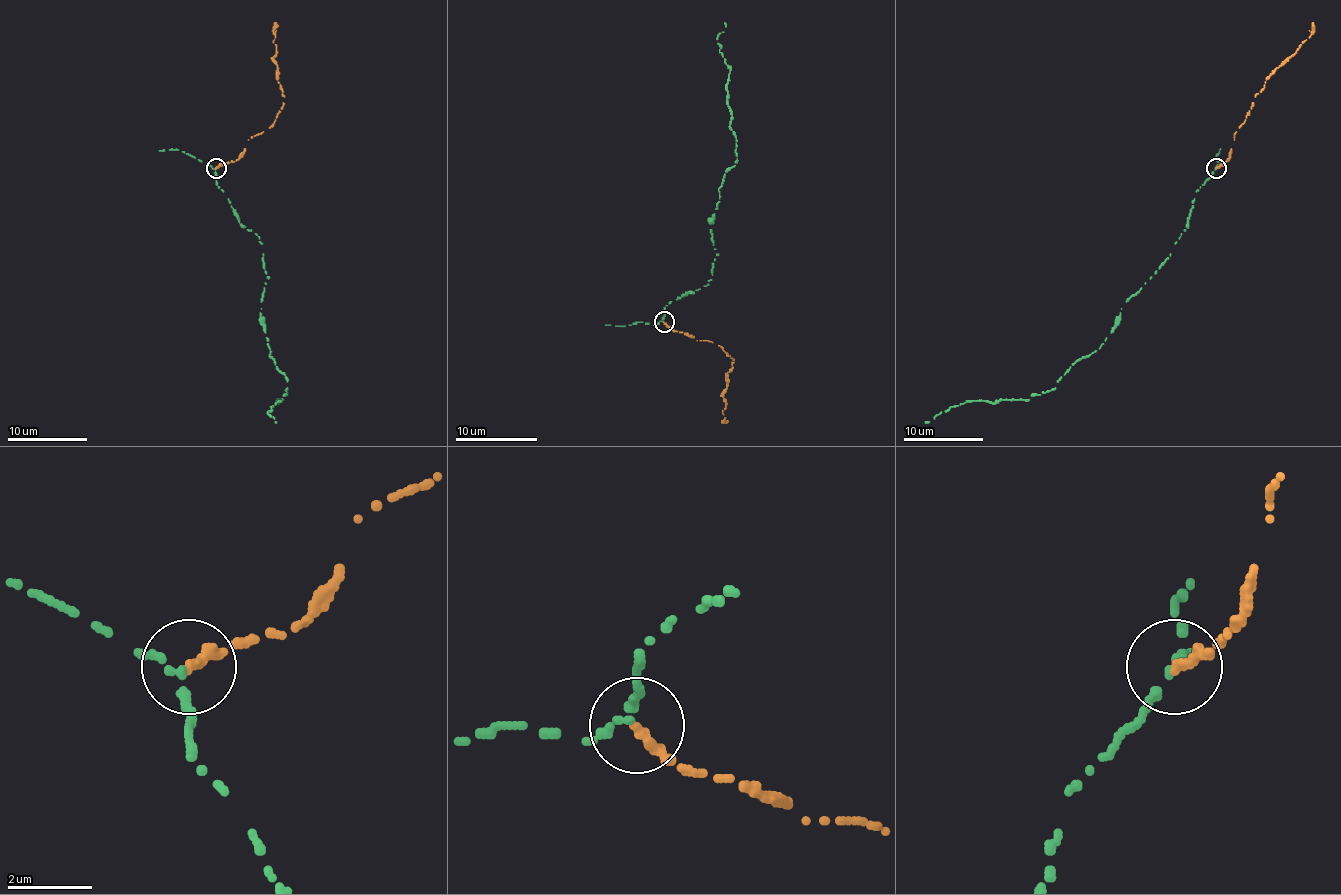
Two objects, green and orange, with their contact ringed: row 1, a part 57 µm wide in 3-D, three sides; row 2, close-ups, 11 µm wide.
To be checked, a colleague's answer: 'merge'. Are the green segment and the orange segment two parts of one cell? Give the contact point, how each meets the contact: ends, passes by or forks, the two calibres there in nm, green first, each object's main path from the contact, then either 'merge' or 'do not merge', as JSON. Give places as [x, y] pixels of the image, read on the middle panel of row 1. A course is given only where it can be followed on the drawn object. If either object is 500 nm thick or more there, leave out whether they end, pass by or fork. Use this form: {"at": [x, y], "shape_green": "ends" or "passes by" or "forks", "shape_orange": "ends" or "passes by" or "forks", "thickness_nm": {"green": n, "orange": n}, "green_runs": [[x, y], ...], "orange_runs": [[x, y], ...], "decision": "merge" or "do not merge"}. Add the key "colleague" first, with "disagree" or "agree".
{"colleague": "disagree", "at": [664, 322], "shape_green": "passes by", "shape_orange": "ends", "thickness_nm": {"green": 180, "orange": 280}, "green_runs": [[662, 320], [670, 302], [712, 279], [718, 254], [710, 224], [736, 156], [730, 67], [716, 38], [724, 22]], "orange_runs": [[664, 322], [673, 330], [718, 345], [734, 359], [724, 394], [726, 407], [722, 413], [726, 421]], "decision": "do not merge"}

